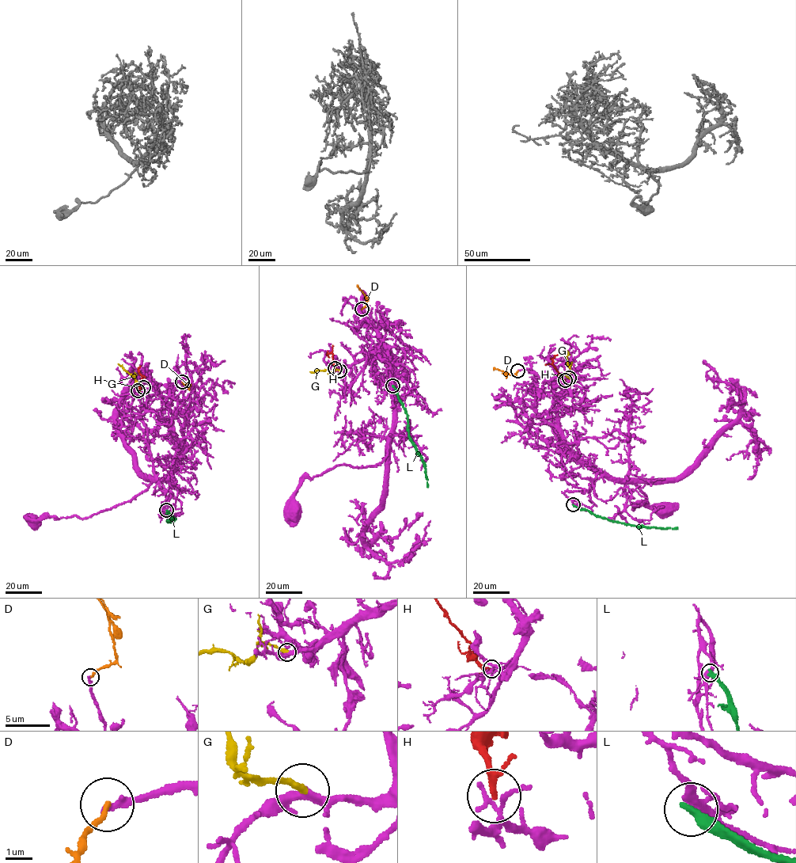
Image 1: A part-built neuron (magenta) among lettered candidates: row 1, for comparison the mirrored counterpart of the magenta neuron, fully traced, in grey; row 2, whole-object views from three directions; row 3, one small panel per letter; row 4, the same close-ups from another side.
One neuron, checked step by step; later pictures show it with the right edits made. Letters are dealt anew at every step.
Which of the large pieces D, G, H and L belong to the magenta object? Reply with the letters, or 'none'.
G

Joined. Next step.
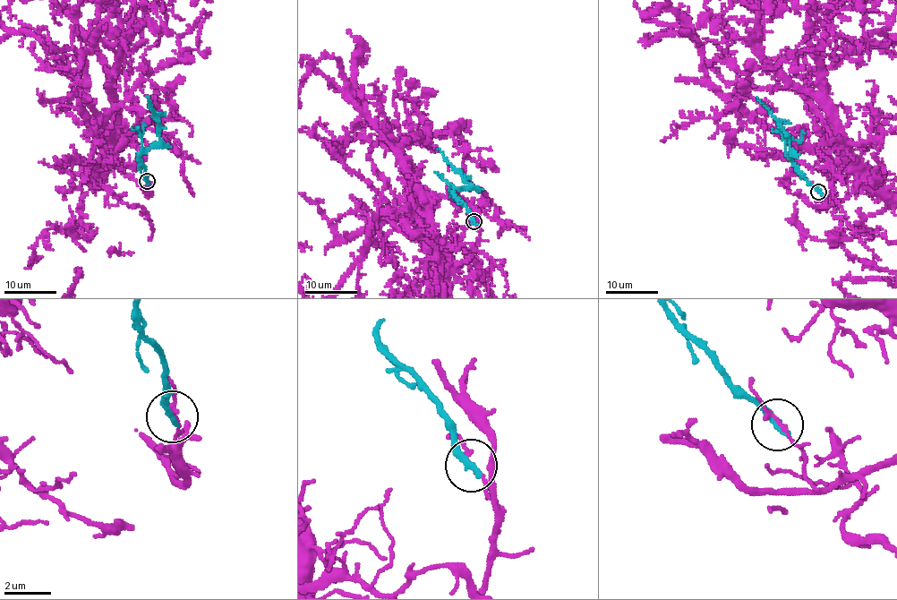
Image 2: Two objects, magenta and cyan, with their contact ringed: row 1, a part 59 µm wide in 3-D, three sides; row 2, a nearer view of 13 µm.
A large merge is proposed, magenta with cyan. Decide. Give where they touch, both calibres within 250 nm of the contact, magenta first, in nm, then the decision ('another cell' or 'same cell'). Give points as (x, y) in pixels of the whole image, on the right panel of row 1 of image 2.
(818, 192) | 150/340 nm | another cell

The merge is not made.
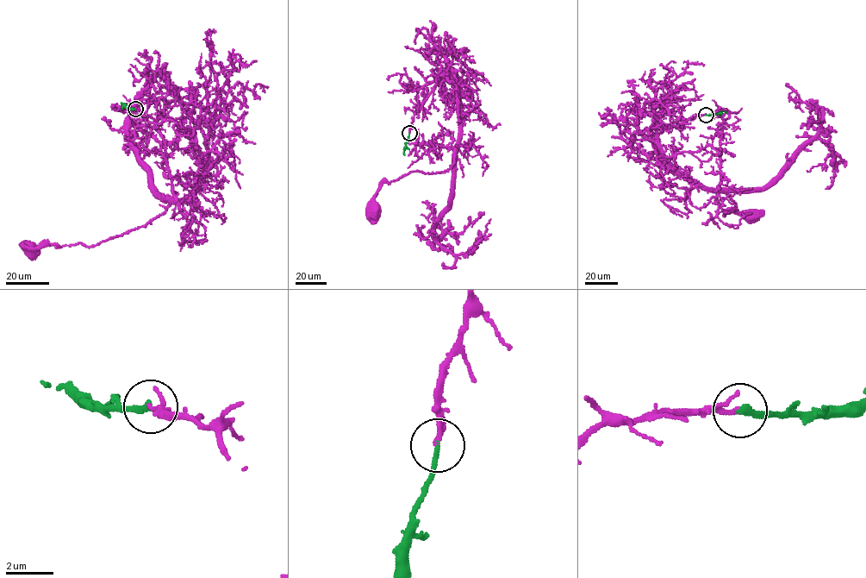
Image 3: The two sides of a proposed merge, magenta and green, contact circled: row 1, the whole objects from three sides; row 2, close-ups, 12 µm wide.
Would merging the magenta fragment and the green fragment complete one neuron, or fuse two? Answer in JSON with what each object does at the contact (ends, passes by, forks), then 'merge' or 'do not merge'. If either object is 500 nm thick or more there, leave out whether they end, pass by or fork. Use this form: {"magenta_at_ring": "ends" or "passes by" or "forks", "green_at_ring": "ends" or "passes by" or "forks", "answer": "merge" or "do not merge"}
{"magenta_at_ring": "passes by", "green_at_ring": "ends", "answer": "merge"}

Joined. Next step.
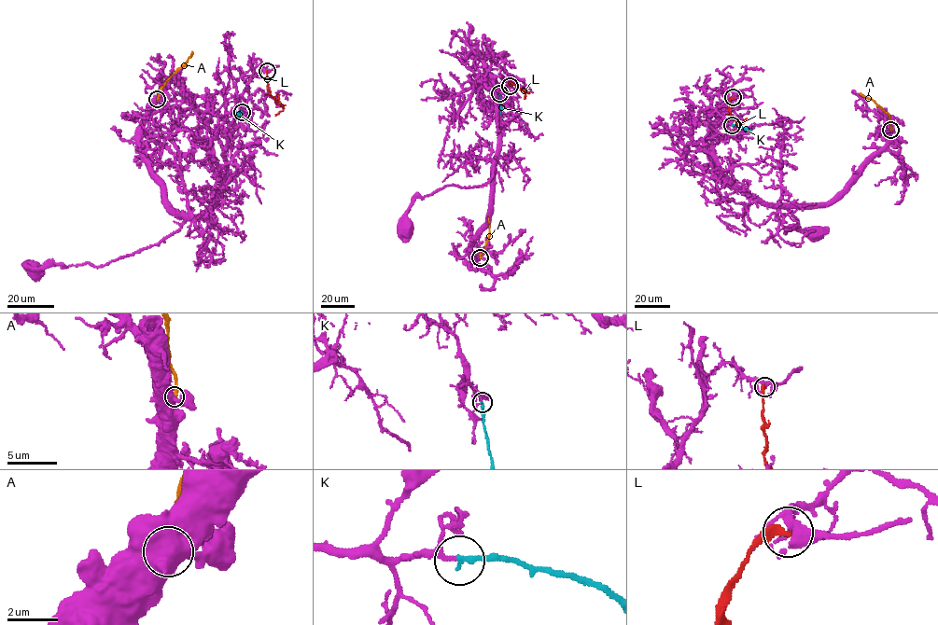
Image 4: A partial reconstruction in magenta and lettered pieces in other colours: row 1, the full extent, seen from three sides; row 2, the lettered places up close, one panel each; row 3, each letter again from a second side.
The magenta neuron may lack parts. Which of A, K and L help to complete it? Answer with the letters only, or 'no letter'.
K

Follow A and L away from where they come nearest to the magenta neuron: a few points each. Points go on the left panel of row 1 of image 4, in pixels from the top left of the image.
A: (157, 99), (160, 88), (183, 66), (192, 51)
L: (267, 71), (268, 90), (284, 107), (275, 115)

